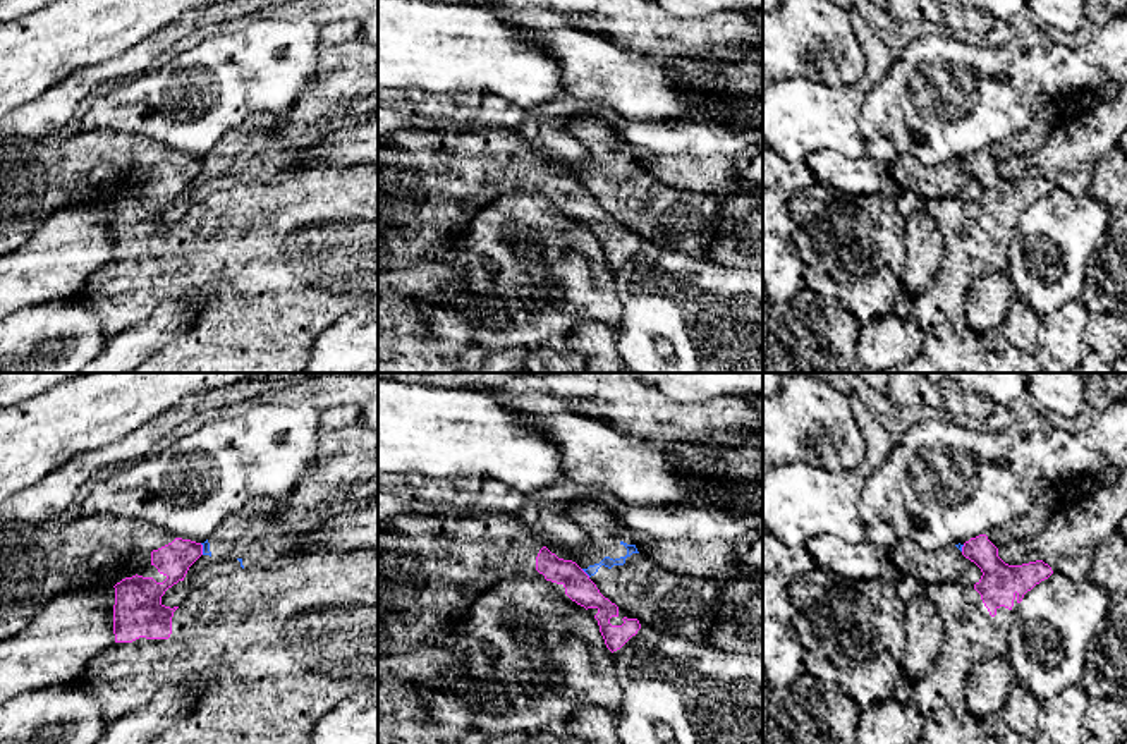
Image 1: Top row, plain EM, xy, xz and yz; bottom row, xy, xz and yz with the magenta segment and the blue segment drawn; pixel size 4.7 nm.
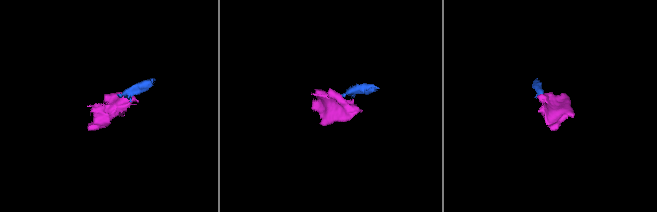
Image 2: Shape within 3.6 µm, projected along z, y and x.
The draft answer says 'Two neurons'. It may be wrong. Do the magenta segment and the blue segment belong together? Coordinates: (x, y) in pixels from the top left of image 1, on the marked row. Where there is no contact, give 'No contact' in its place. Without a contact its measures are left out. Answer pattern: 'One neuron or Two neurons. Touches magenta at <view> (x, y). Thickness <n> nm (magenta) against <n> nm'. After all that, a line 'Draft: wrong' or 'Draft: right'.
Two neurons. Touches magenta at xz (584, 573). Thickness 140 nm (magenta) against 50 nm
Draft: right

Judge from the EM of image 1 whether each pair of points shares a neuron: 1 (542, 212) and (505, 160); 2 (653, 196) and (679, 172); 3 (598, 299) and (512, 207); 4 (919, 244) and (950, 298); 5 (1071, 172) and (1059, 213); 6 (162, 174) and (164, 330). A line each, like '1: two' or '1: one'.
1: two
2: two
3: one
4: two
5: two
6: two

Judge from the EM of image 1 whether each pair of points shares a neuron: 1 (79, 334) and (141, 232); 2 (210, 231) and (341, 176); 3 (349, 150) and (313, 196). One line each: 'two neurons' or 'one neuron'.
1: two neurons
2: one neuron
3: two neurons

